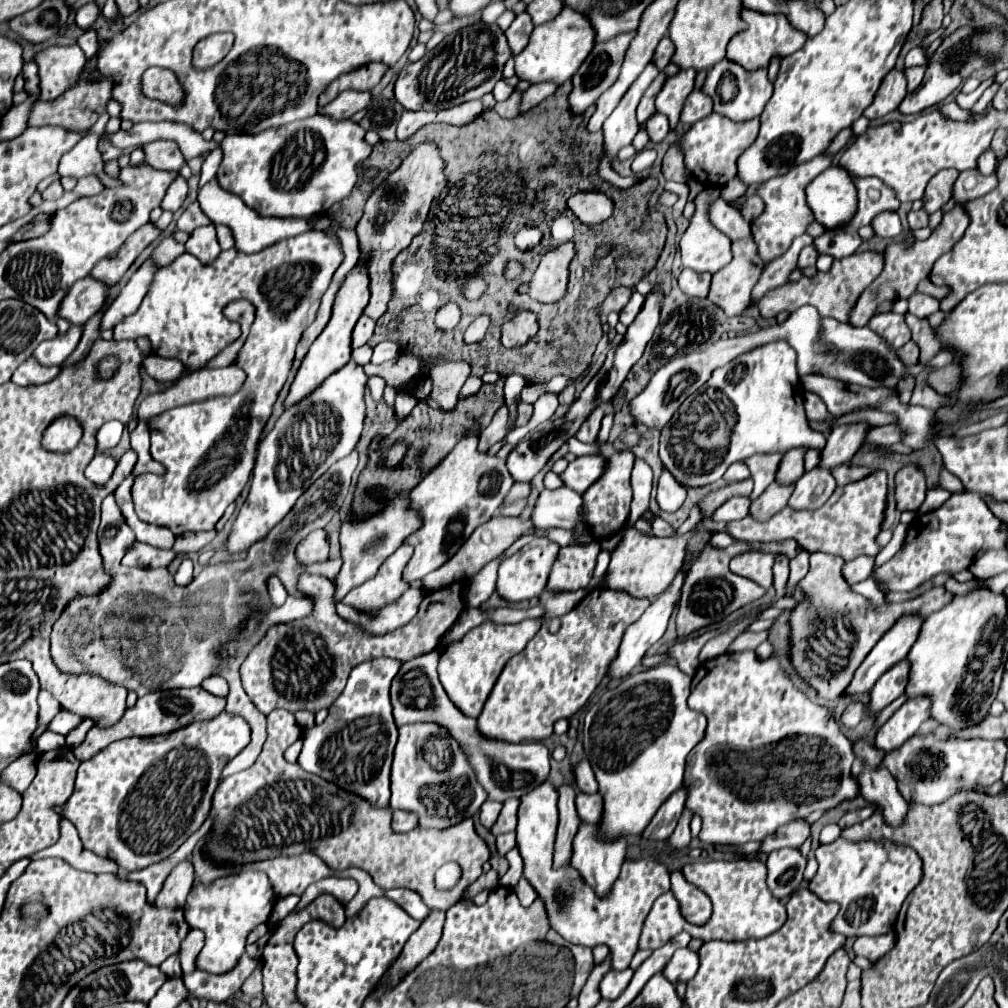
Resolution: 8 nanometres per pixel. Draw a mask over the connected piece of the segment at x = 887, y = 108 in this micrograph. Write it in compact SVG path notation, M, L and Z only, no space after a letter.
M890 70L884 76L884 80L882 80L874 100L872 100L872 104L864 110L864 116L870 118L870 120L882 118L888 112L896 110L900 106L900 102L904 100L904 96L906 96L904 72L902 70Z

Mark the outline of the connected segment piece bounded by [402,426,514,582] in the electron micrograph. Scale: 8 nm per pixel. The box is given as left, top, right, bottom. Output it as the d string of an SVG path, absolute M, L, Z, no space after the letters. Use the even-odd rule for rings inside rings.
M474 426L474 430L468 432L466 438L460 440L456 448L410 492L410 508L422 516L422 526L404 540L404 544L414 548L414 554L402 574L404 582L422 580L422 576L434 572L436 568L440 568L440 564L446 564L458 552L460 544L480 524L498 514L506 492L514 484L504 460L480 454L476 450L476 444L478 432Z

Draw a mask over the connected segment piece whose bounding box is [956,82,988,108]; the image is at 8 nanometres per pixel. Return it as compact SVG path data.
M982 82L982 84L978 86L978 90L974 90L972 94L962 94L962 92L960 92L958 98L956 98L956 102L958 102L960 106L964 106L964 108L972 108L972 106L978 102L978 98L982 96L982 92L986 90L986 86L988 86L988 84Z

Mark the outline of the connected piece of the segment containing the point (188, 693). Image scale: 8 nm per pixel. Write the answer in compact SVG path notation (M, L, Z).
M200 686L166 690L166 692L164 690L152 692L144 698L138 698L136 706L128 708L128 712L124 714L124 720L120 720L120 724L114 724L112 728L96 728L96 726L90 728L90 732L86 734L86 740L80 746L76 746L72 752L78 760L90 760L94 754L98 754L102 748L106 748L108 744L112 744L116 740L130 738L130 736L170 734L182 726L198 722L198 720L214 720L218 714L224 712L224 708L226 708L226 698L214 696Z

